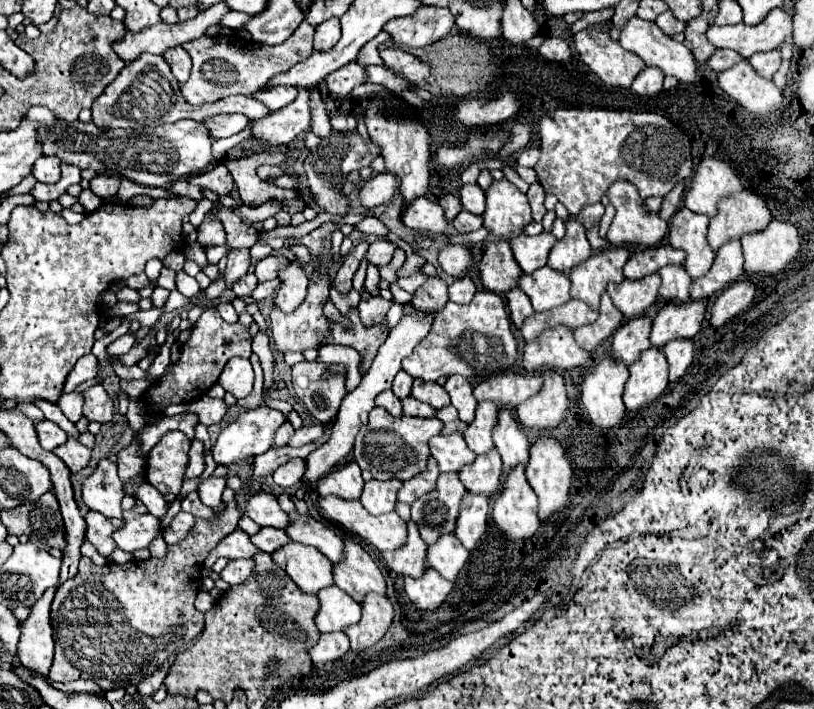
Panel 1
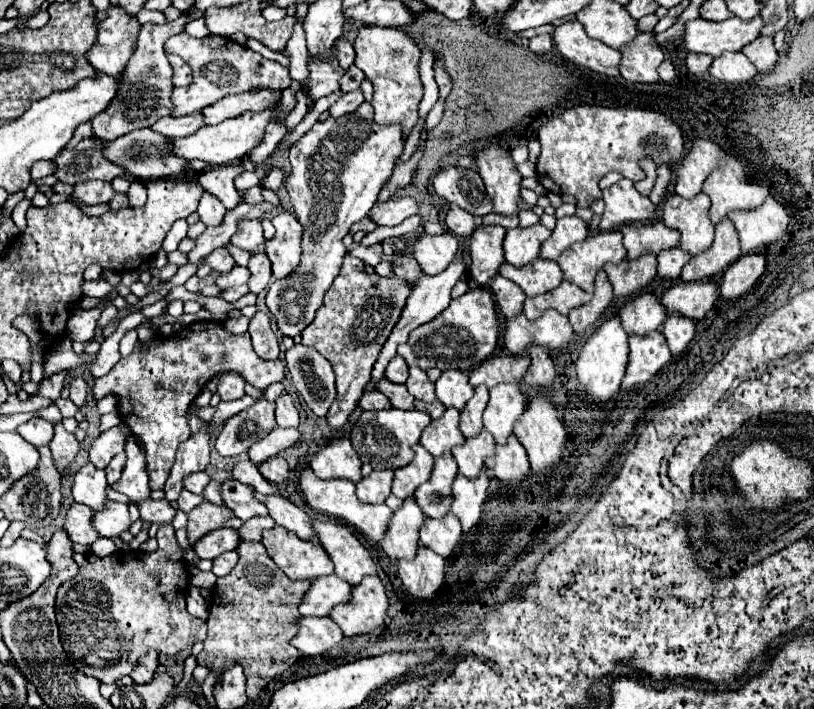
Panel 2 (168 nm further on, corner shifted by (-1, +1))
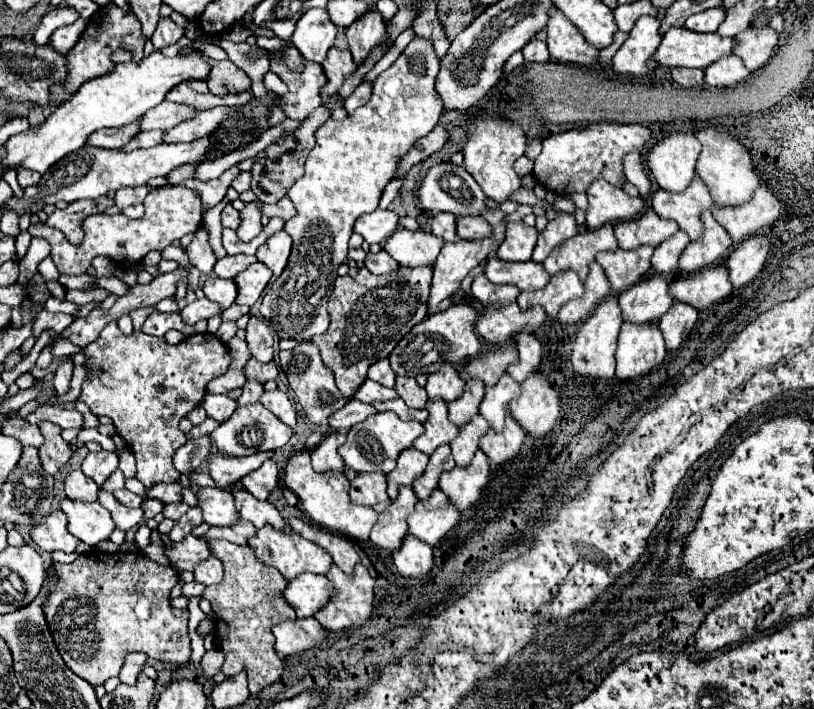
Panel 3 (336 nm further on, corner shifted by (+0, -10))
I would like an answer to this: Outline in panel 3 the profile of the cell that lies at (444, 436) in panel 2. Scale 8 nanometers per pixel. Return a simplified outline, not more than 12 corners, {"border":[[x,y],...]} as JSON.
{"border":[[427,401],[425,433],[413,447],[431,455],[453,443],[459,429],[449,421],[447,403]]}

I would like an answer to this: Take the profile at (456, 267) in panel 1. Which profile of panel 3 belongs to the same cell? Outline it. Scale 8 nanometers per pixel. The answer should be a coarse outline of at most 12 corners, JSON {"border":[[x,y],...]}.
{"border":[[397,229],[383,249],[405,267],[433,267],[445,241]]}

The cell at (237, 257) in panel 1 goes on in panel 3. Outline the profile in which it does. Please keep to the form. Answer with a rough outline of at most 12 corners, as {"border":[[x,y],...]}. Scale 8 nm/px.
{"border":[[257,203],[241,211],[237,237],[251,241],[261,233],[261,213]]}

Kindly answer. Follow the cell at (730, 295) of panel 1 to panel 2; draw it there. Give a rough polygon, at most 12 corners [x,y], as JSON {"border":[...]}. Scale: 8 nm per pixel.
{"border":[[742,254],[722,276],[724,298],[748,292],[764,272],[764,254]]}

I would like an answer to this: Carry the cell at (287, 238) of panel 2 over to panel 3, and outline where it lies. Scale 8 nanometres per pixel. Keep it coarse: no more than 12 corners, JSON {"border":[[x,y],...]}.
{"border":[[277,231],[257,249],[257,259],[279,277],[291,237]]}

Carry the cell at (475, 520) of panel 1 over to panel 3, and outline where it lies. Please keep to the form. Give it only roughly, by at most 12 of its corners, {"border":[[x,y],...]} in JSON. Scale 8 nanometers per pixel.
{"border":[[477,451],[469,467],[443,473],[439,489],[463,513],[479,501],[489,461]]}

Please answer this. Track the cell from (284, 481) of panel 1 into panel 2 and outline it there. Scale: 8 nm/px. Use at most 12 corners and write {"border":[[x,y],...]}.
{"border":[[282,456],[266,460],[258,472],[270,484],[288,480]]}

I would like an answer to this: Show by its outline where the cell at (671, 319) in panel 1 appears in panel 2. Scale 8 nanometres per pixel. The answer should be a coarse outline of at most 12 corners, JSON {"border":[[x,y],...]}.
{"border":[[714,280],[676,282],[662,304],[692,320],[714,306]]}

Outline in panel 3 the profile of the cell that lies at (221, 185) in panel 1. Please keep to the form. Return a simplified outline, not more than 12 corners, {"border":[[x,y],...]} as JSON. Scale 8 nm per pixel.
{"border":[[231,203],[223,209],[223,227],[237,229],[241,219]]}

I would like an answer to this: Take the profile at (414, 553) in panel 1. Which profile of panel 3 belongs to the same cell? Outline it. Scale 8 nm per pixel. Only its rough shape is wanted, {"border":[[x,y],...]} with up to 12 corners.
{"border":[[411,487],[379,515],[371,541],[395,553],[417,497]]}

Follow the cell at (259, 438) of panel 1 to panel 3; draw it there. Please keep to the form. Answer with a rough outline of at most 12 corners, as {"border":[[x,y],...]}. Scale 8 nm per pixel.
{"border":[[261,403],[211,433],[223,455],[279,449],[291,427]]}

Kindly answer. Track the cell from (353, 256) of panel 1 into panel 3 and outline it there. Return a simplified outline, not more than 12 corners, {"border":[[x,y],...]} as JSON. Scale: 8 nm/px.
{"border":[[431,267],[337,277],[325,367],[351,399],[427,317]]}

